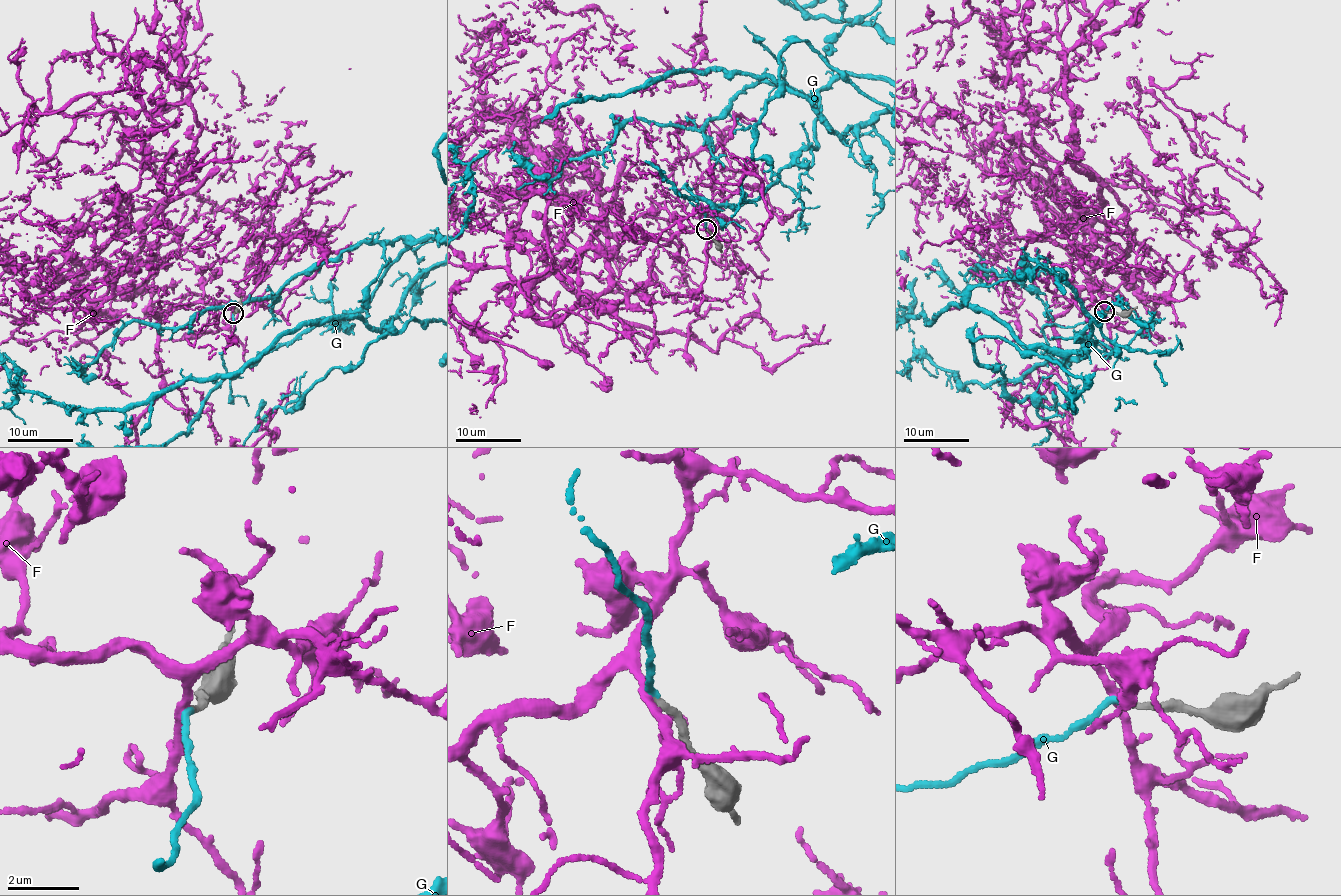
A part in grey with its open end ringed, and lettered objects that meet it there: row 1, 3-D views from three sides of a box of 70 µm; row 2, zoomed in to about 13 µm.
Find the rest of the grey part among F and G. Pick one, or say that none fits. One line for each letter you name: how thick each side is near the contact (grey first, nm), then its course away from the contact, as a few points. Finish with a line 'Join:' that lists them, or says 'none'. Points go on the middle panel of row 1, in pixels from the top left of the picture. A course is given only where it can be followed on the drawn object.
G: calibres 180 and 160 nm
Join: G

